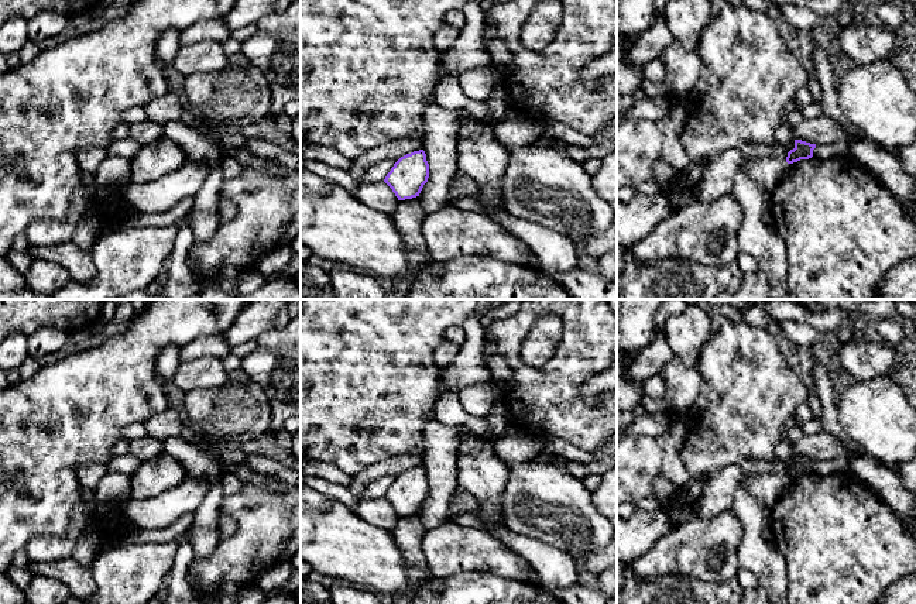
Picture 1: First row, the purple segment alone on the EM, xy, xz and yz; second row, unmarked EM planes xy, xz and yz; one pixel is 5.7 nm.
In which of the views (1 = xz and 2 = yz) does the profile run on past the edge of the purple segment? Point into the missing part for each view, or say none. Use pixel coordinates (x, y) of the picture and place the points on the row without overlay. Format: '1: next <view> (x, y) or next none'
1: next none
2: next none

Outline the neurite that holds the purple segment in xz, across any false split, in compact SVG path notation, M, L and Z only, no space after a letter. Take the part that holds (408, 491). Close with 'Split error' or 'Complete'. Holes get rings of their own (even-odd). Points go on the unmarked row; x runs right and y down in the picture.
M423 466L401 473L384 498L392 505L398 517L419 512L429 494L429 480Z. Complete

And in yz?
M795 456L795 464L788 469L786 478L793 480L800 476L809 476L813 473L816 460L810 460L802 456Z. Complete

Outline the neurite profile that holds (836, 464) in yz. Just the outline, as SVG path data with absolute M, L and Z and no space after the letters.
M841 459L817 460L816 464L813 466L813 473L817 474L830 474L847 470L848 470L847 461Z

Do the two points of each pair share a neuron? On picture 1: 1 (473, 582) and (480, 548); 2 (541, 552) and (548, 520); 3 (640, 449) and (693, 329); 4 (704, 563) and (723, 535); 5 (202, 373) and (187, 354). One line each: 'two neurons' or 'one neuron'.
1: two neurons
2: two neurons
3: two neurons
4: one neuron
5: two neurons

